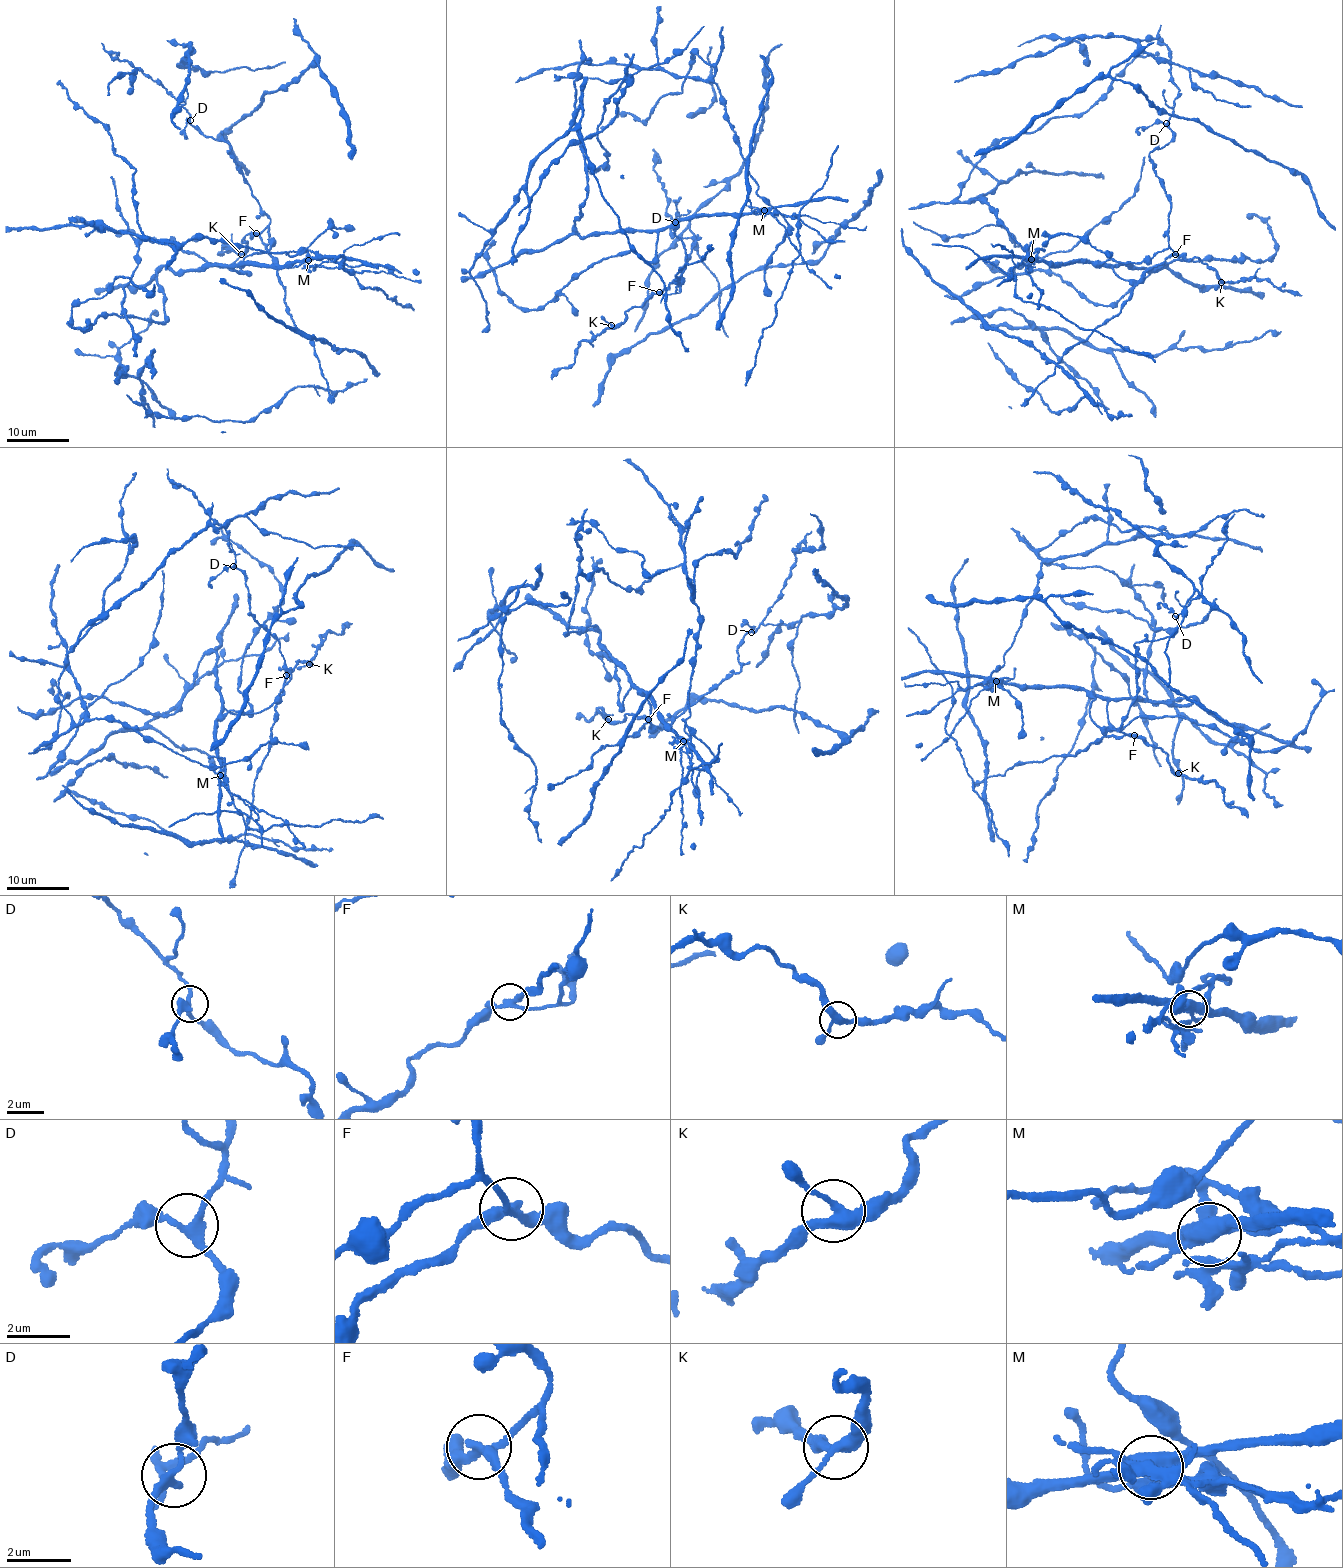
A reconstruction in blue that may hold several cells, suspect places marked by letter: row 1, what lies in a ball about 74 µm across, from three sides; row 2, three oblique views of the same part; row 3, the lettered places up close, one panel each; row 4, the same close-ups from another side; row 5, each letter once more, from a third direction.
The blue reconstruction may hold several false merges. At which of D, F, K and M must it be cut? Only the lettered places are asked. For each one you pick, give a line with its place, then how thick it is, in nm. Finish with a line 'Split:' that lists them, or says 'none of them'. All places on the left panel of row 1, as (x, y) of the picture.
F: Place: (256, 233). Thickness 240 nm
M: Place: (308, 260). Thickness 440 nm
Split: F, M

